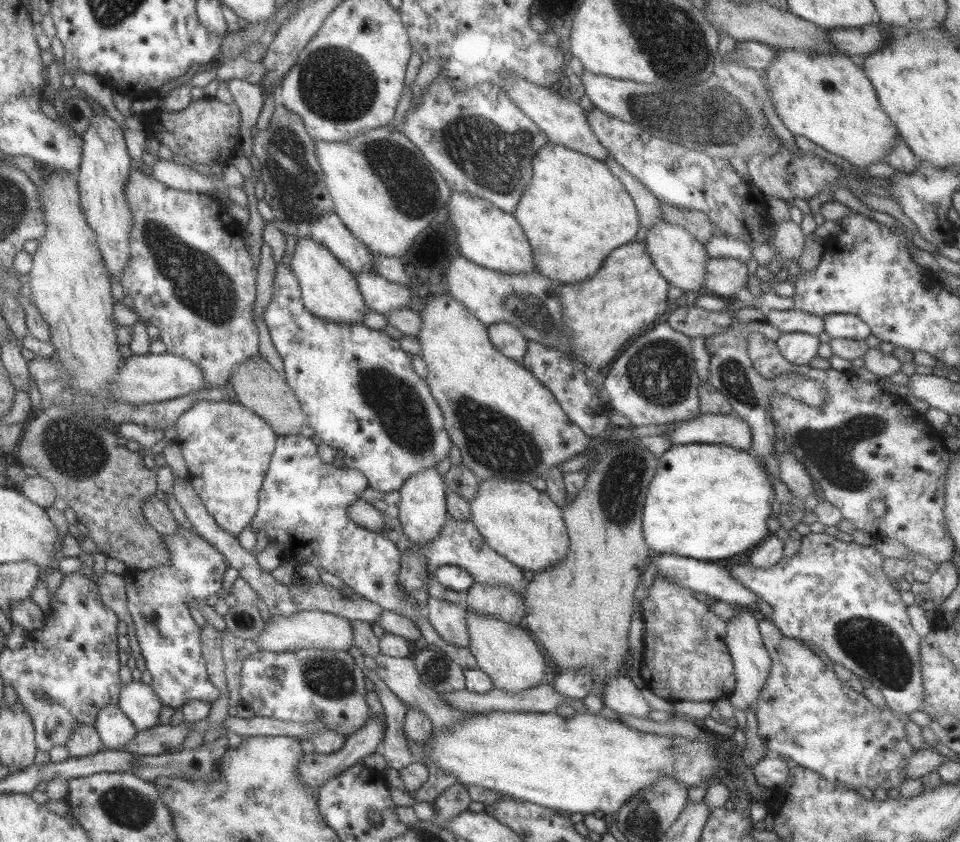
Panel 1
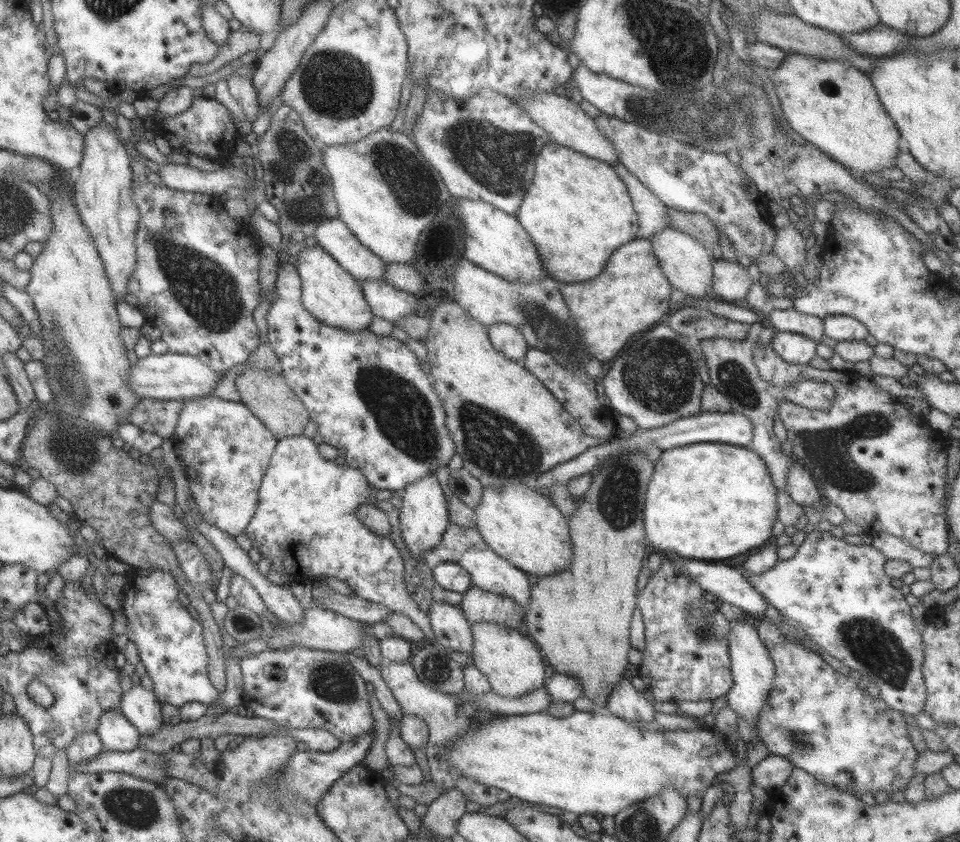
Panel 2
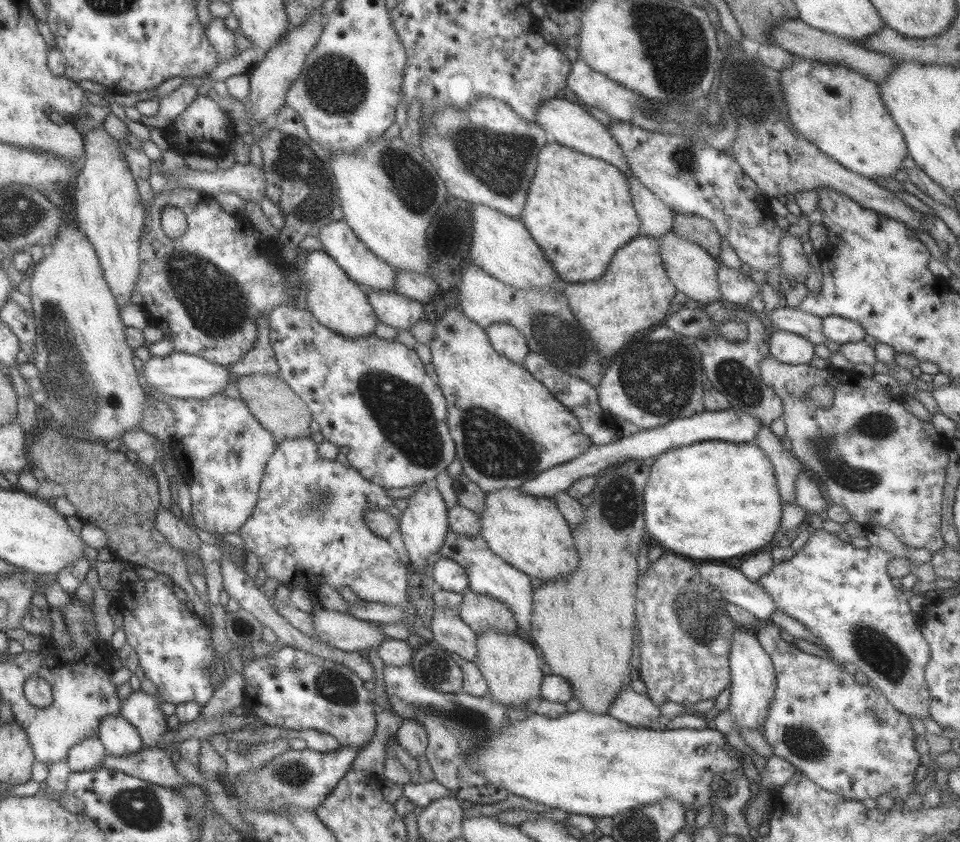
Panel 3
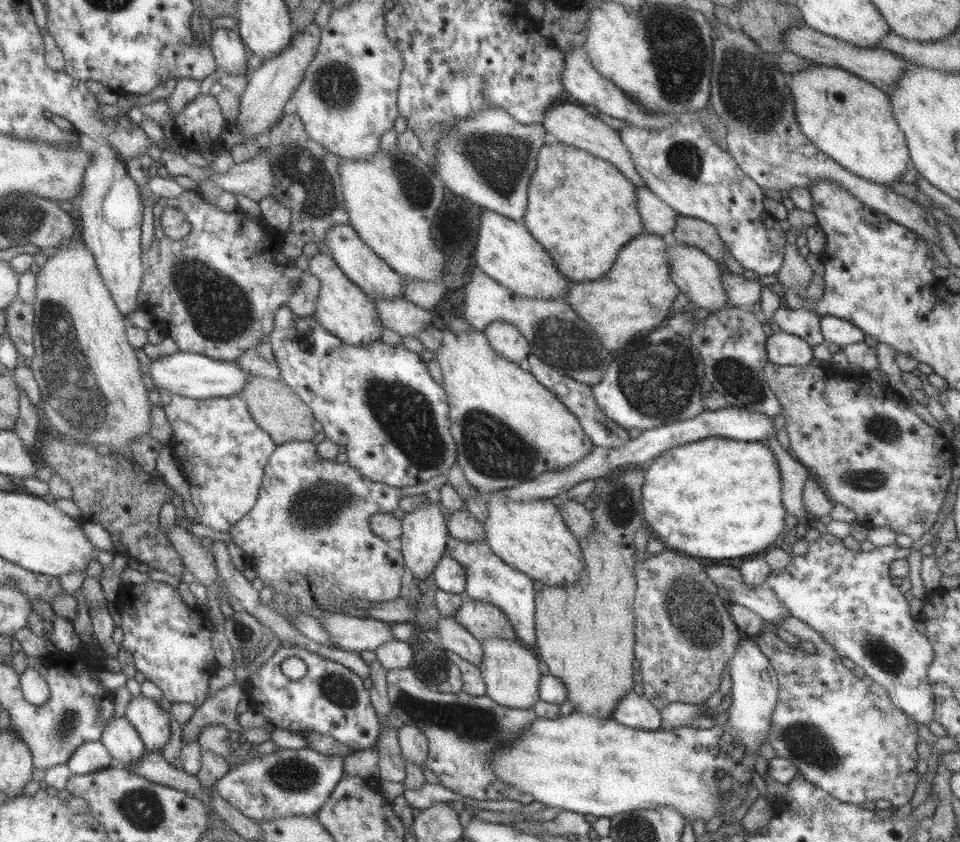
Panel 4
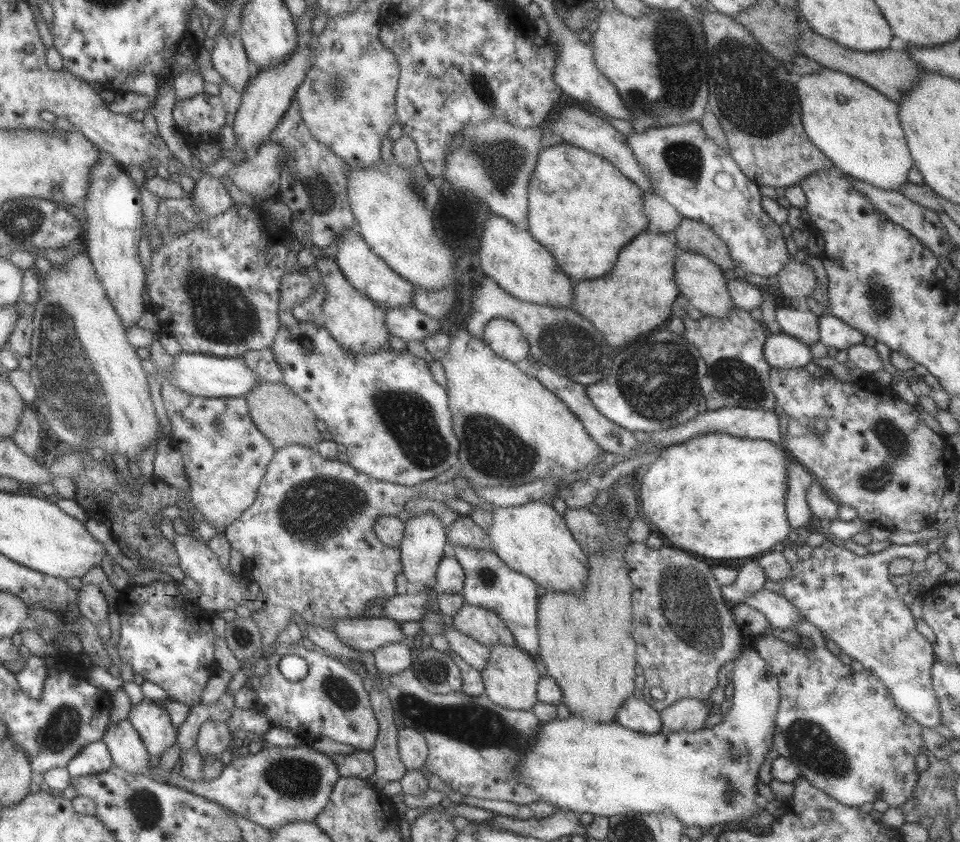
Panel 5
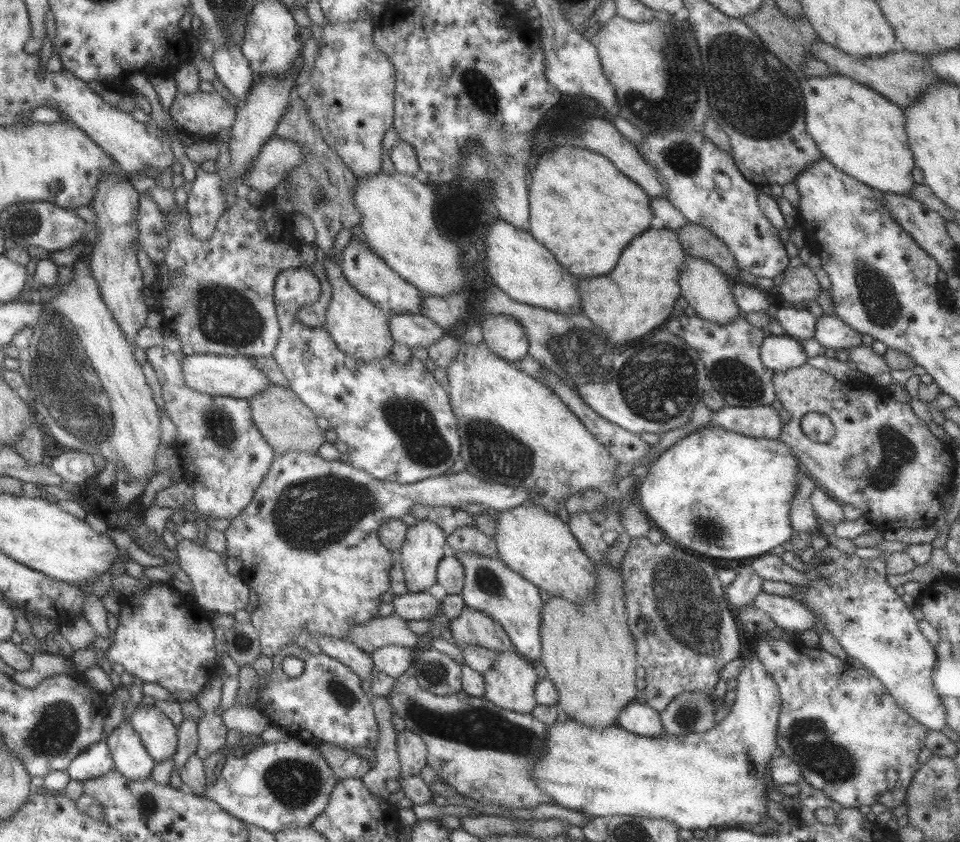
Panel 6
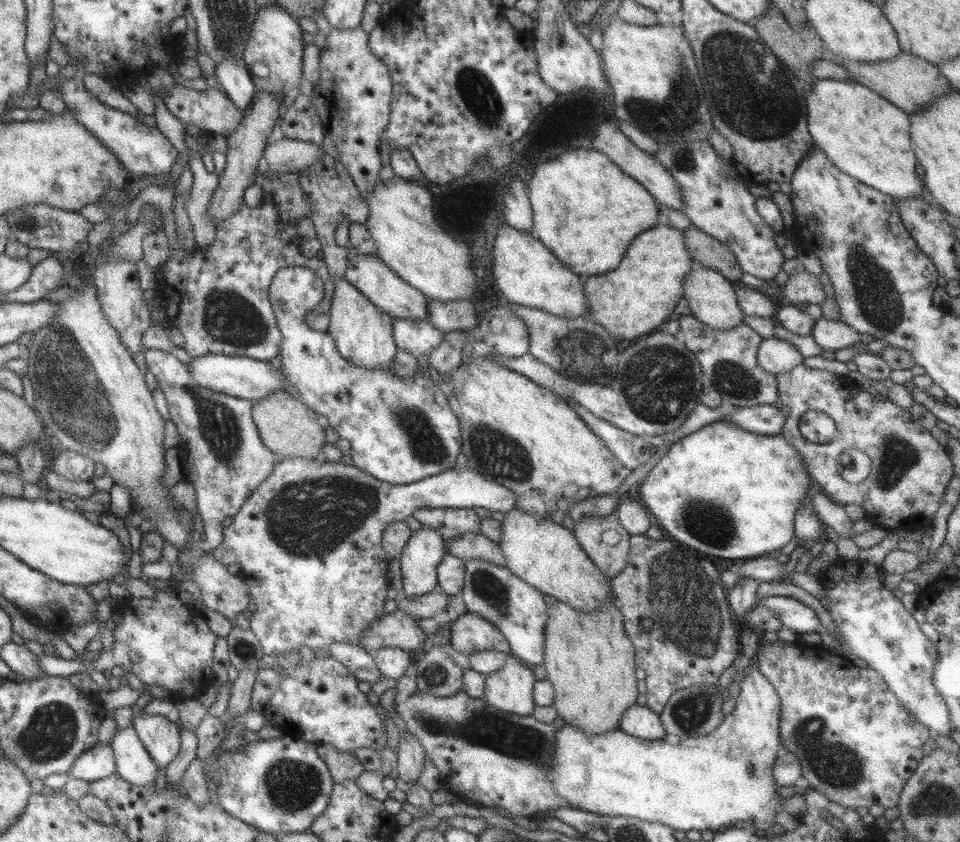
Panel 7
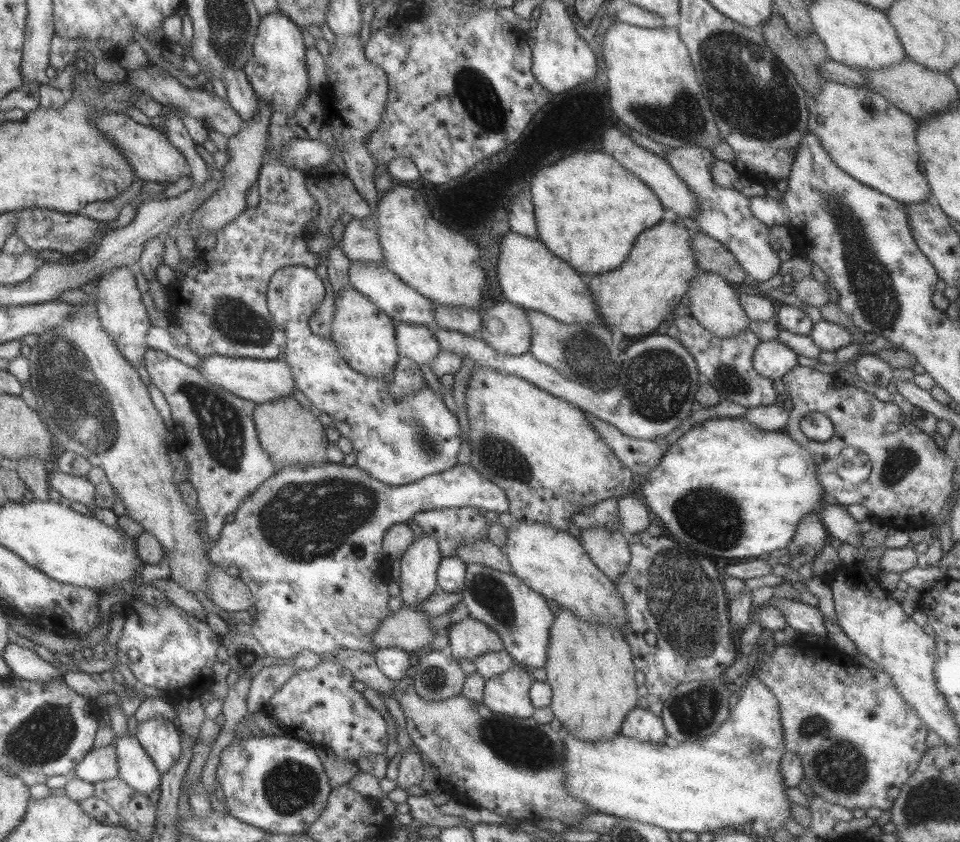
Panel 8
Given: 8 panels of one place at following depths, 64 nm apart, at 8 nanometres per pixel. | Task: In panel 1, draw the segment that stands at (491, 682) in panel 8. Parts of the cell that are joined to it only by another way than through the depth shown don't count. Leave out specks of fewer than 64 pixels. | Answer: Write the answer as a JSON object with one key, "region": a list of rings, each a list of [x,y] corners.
{"region":[[[465,609],[465,616],[469,634],[468,649],[475,659],[476,668],[489,676],[493,688],[515,693],[544,681],[544,670],[549,663],[522,624],[505,623],[503,620],[475,613],[471,609]]]}

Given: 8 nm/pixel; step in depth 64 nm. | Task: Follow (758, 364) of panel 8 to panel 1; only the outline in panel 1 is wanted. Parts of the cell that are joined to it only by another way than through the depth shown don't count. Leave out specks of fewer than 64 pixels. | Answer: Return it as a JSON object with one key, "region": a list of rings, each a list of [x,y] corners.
{"region":[[[803,332],[781,333],[774,340],[781,356],[794,365],[807,364],[813,356],[817,356],[819,339]]]}

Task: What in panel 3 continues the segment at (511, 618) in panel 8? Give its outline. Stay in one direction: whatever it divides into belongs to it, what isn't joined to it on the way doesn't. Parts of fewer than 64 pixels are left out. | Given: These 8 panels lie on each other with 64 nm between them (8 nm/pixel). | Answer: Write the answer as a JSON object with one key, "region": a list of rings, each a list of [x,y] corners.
{"region":[[[449,530],[445,535],[441,549],[439,549],[439,554],[453,560],[453,562],[457,562],[459,566],[464,568],[469,591],[479,593],[479,595],[489,595],[489,597],[507,605],[509,611],[513,612],[513,619],[517,623],[518,633],[529,639],[531,632],[531,605],[533,605],[533,588],[529,583],[530,576],[493,554],[480,534],[461,535]]]}

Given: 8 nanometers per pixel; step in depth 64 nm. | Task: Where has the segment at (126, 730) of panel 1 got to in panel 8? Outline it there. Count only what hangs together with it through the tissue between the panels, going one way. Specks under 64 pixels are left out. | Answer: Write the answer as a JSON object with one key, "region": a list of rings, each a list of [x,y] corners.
{"region":[[[127,734],[118,738],[114,742],[114,750],[118,778],[133,791],[147,796],[160,784],[162,774],[133,736]]]}

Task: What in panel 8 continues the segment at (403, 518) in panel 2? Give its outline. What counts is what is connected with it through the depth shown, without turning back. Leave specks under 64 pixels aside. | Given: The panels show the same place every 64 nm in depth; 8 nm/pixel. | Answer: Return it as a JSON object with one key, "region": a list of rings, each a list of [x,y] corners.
{"region":[[[423,534],[413,539],[399,559],[398,597],[401,604],[419,610],[421,601],[438,589],[436,570],[441,558],[435,537]]]}

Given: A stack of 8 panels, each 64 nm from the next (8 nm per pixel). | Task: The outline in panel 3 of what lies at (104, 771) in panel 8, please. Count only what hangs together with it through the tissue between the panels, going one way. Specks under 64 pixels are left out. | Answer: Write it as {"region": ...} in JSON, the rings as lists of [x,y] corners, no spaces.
{"region":[[[83,738],[77,745],[69,748],[65,760],[70,772],[88,771],[97,768],[106,754],[97,738]]]}

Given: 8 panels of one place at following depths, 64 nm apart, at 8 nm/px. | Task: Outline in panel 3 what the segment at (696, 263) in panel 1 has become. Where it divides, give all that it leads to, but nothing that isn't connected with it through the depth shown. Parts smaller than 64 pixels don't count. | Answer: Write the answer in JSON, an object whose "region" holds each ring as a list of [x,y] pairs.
{"region":[[[672,231],[657,238],[658,254],[660,255],[665,275],[677,291],[682,292],[687,299],[702,303],[710,308],[719,309],[721,302],[719,287],[716,280],[719,261],[709,255],[701,246],[676,236]]]}

